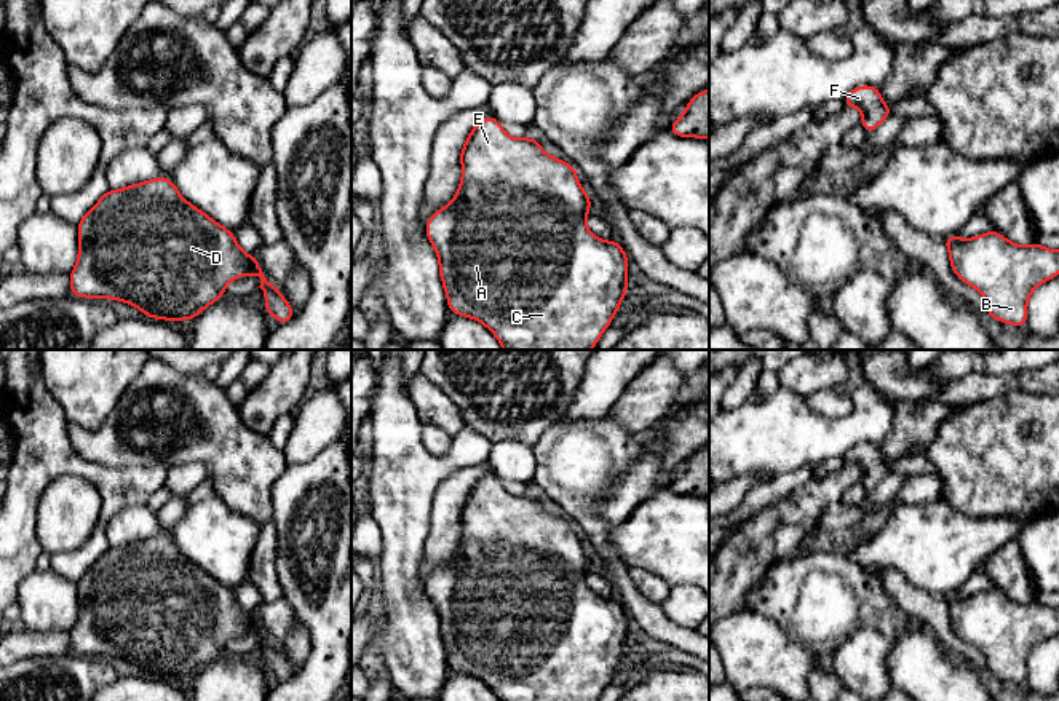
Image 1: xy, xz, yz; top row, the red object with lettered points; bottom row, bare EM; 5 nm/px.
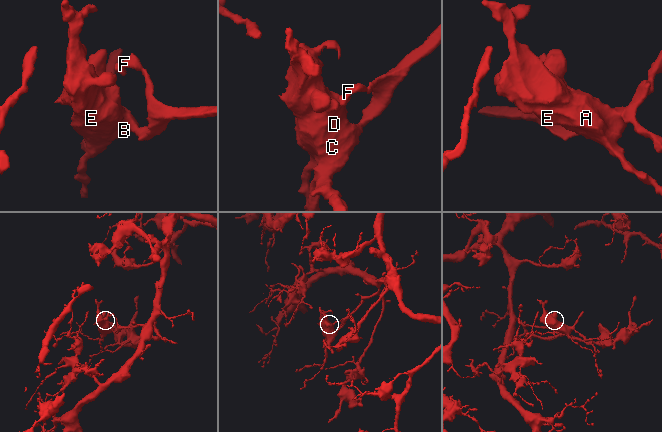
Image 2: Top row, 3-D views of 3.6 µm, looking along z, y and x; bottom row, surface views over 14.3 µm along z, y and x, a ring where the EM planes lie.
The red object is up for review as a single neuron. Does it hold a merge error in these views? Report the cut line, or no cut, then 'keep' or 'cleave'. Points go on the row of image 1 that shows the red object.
no cut | keep

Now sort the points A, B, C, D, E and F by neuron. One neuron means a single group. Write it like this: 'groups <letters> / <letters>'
groups A B C D E F

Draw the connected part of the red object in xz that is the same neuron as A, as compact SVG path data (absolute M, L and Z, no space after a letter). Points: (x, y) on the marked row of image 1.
M494 115L474 125L460 150L460 161L462 182L457 195L425 224L425 235L438 254L439 276L446 291L449 313L482 323L497 337L503 350L591 350L596 347L602 332L610 327L612 318L618 313L621 299L629 294L626 287L629 259L617 240L602 241L588 230L586 216L593 203L577 179L578 171L572 164L545 153L540 139L514 139L508 136Z

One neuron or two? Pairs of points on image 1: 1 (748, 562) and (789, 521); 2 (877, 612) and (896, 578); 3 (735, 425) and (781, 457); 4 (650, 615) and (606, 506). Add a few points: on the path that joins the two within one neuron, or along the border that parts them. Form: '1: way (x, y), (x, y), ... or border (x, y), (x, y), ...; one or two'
1: way (753, 550), (777, 526); one
2: border (880, 583), (914, 618); two
3: way (746, 436), (761, 436), (770, 446); one
4: border (591, 510), (612, 524); two

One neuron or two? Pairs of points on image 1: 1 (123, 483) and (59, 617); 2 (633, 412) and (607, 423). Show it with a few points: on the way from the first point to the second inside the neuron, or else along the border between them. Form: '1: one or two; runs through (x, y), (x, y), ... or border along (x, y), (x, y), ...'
1: two; border along (51, 569), (75, 583)
2: two; border along (610, 414), (618, 423)

